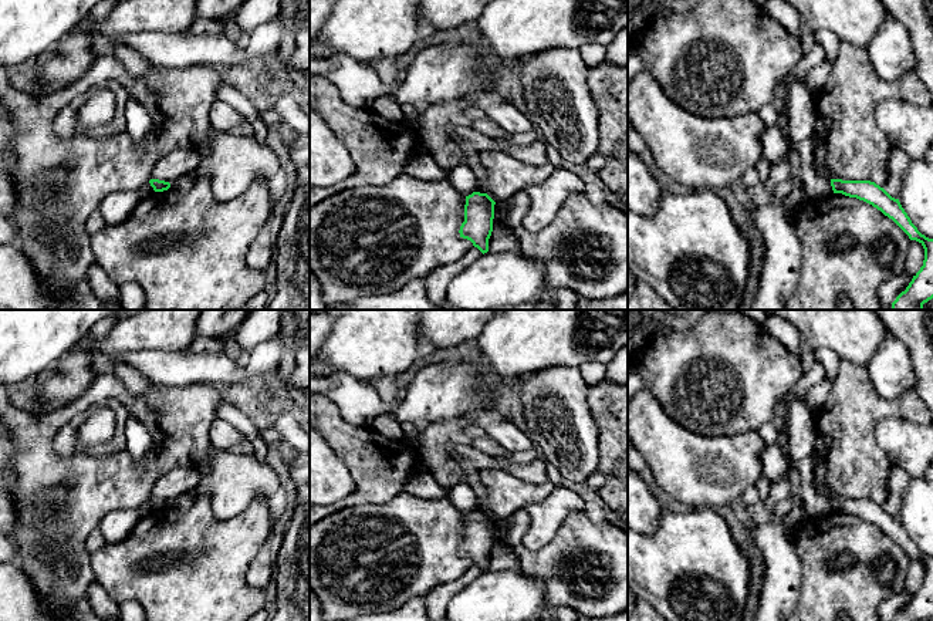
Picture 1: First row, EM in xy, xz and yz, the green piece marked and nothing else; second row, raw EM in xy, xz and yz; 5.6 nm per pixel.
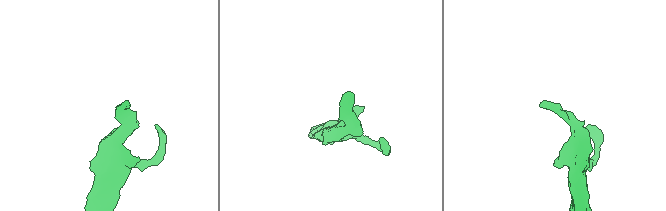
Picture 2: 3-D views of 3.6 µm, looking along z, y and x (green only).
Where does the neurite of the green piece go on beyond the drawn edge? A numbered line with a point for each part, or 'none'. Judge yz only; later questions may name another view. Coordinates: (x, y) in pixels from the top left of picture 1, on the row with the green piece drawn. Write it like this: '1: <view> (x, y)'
none

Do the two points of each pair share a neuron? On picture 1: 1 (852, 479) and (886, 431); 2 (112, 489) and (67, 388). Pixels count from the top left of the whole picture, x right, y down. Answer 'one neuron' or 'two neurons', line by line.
1: two neurons
2: two neurons

